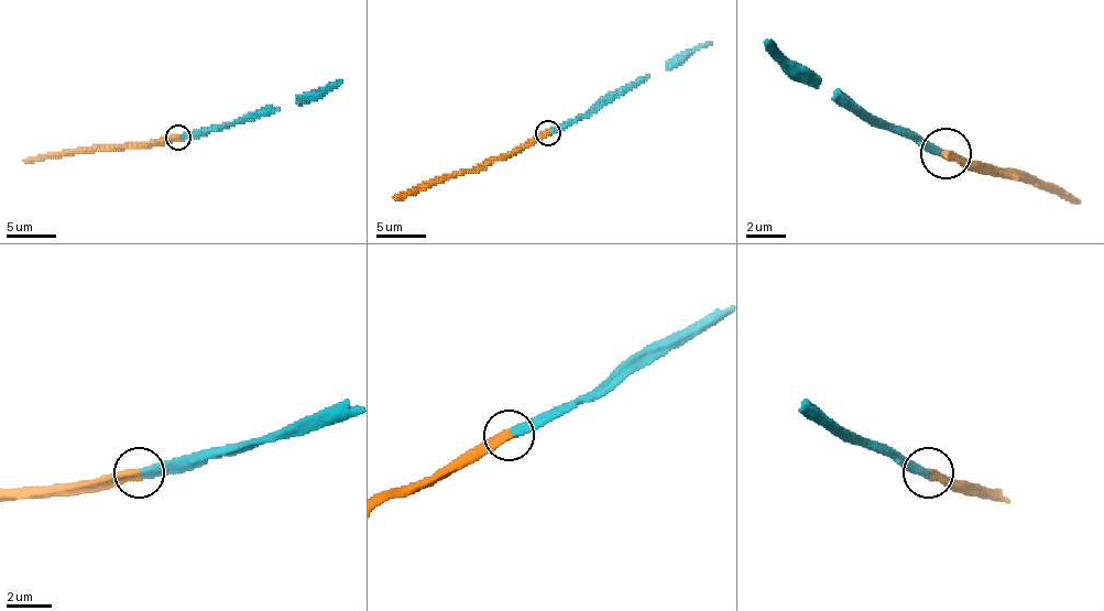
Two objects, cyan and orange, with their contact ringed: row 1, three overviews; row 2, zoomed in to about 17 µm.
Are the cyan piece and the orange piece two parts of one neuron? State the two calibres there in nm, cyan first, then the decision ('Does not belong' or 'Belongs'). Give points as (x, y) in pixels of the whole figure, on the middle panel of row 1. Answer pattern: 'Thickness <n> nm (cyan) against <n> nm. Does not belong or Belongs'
Thickness 400 nm (cyan) against 420 nm. Belongs

